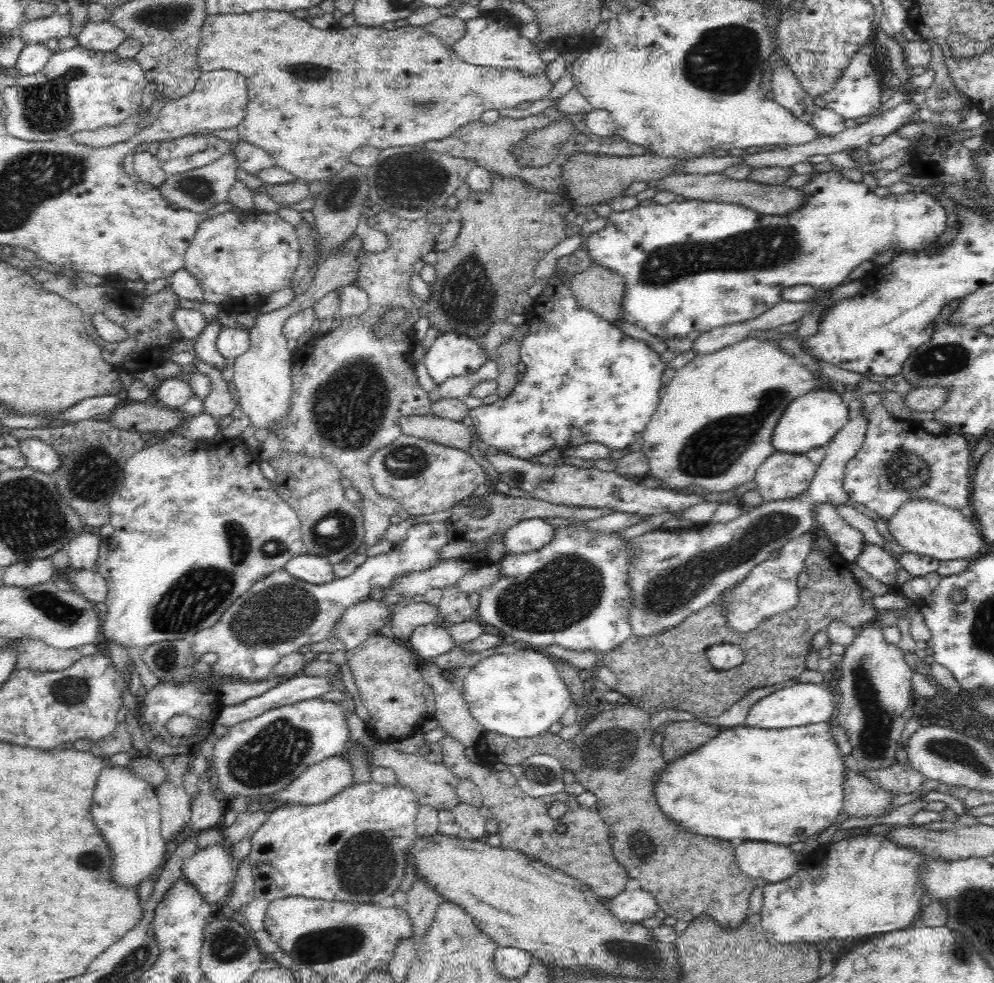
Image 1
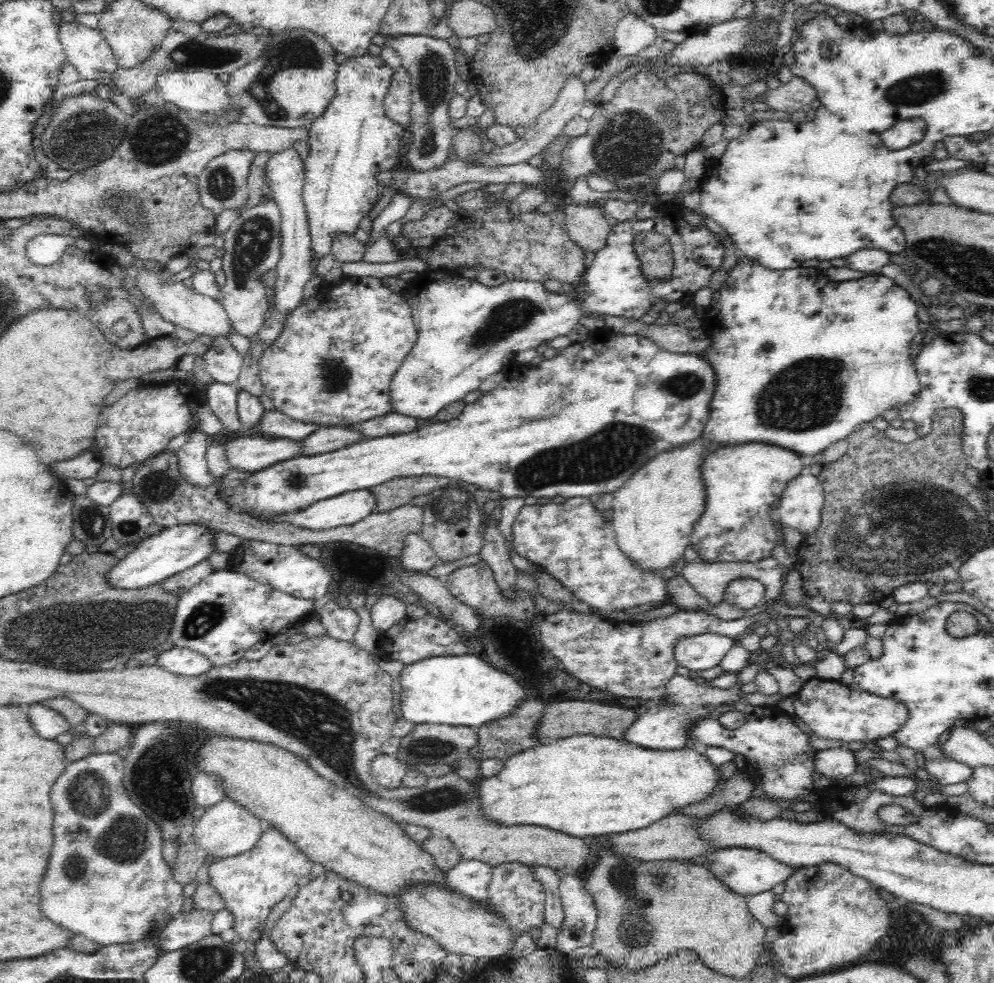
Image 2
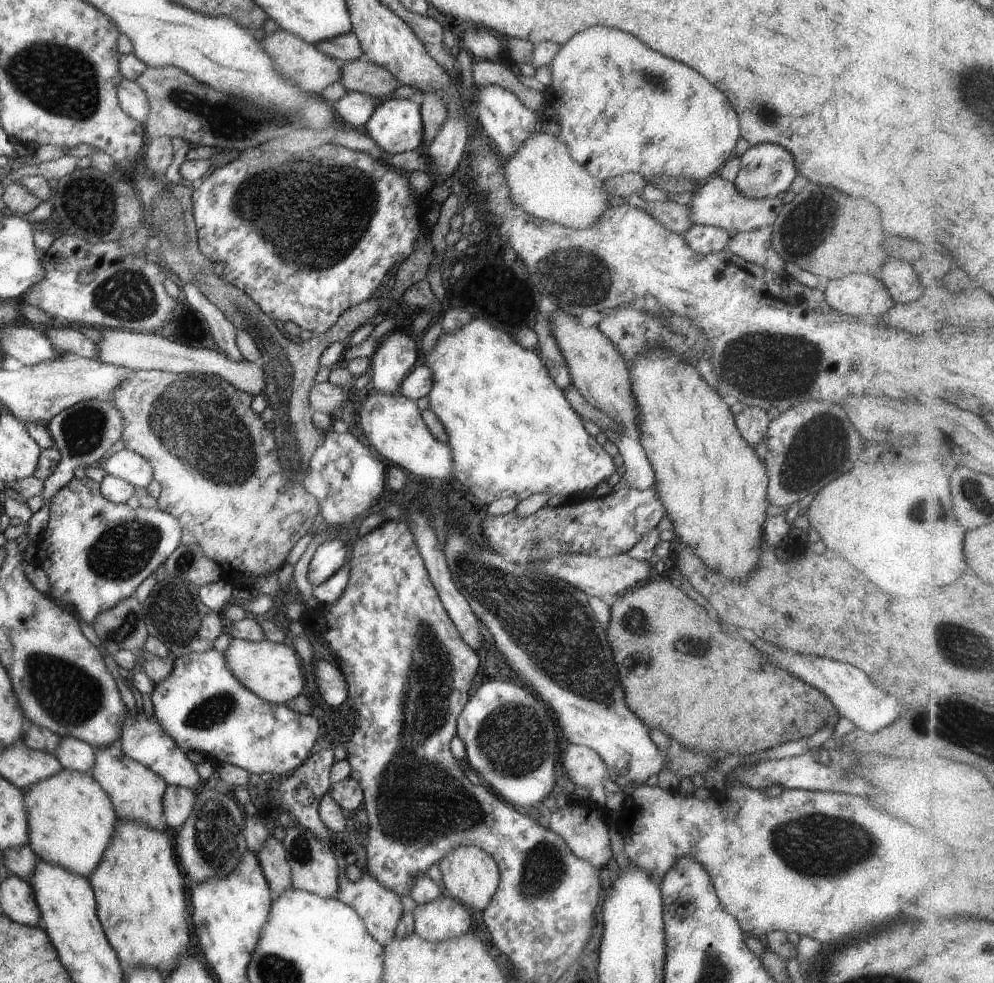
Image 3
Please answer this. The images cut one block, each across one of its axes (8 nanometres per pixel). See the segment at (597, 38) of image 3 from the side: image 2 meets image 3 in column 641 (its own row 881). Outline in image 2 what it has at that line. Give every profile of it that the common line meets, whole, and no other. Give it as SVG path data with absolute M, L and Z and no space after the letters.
M117 753L92 754L80 760L68 763L64 772L58 776L54 788L52 788L52 808L54 808L54 848L52 858L48 866L48 874L44 876L44 882L40 886L42 892L42 910L46 918L54 920L56 924L72 930L74 934L84 934L86 938L104 947L116 944L134 943L145 939L156 940L160 933L168 926L168 923L182 913L184 906L184 887L173 878L173 872L167 867L162 858L162 839L156 829L156 825L144 815L140 808L136 807L127 795L123 787L124 765L123 758Z

